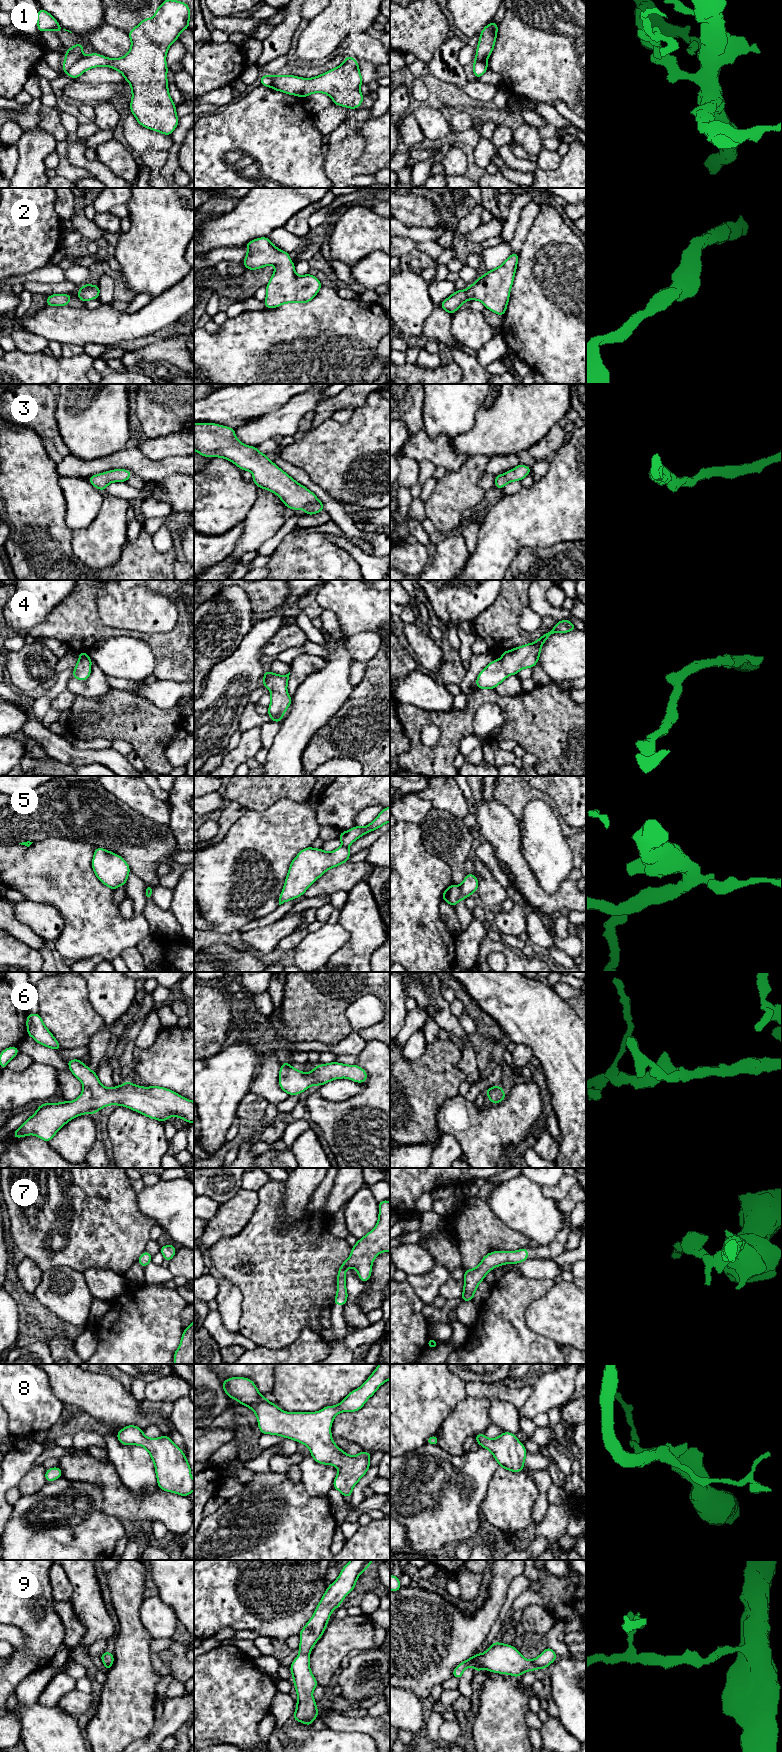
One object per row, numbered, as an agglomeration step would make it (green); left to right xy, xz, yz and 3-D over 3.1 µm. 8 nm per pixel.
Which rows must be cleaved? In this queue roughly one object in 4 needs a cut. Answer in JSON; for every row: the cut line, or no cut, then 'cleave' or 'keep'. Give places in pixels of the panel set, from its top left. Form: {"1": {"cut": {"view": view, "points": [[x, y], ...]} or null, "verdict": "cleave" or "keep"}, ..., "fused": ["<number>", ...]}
{"1": {"cut": {"view": "xy", "points": [[83, 56], [77, 59], [65, 71]]}, "verdict": "cleave"}, "2": {"cut": null, "verdict": "keep"}, "3": {"cut": null, "verdict": "keep"}, "4": {"cut": null, "verdict": "keep"}, "5": {"cut": {"view": "yz", "points": [[458, 886], [461, 899]]}, "verdict": "cleave"}, "6": {"cut": null, "verdict": "keep"}, "7": {"cut": null, "verdict": "keep"}, "8": {"cut": null, "verdict": "keep"}, "9": {"cut": null, "verdict": "keep"}, "fused": ["1", "5"]}

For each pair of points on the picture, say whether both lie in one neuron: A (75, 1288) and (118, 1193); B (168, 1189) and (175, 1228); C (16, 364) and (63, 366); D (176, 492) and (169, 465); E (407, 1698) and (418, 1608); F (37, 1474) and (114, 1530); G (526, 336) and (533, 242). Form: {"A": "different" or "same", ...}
{"A": "different", "B": "same", "C": "same", "D": "different", "E": "different", "F": "different", "G": "same"}

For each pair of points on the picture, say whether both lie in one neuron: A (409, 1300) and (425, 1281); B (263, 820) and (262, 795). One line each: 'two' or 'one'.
A: two
B: two

